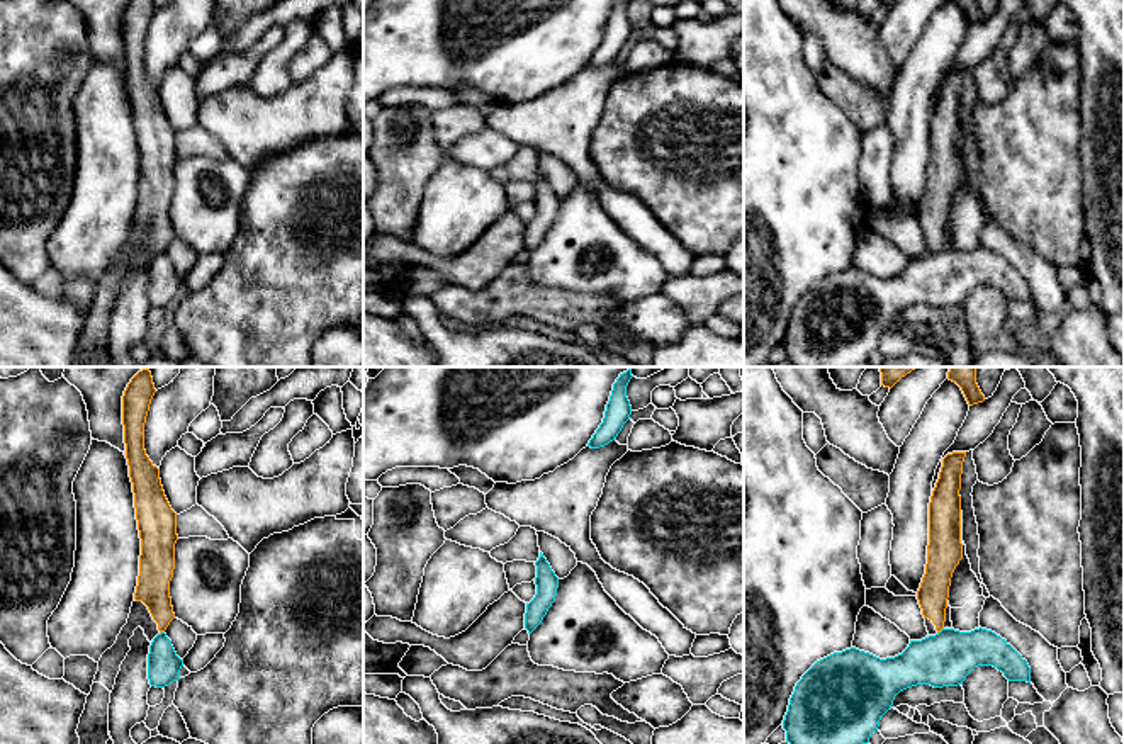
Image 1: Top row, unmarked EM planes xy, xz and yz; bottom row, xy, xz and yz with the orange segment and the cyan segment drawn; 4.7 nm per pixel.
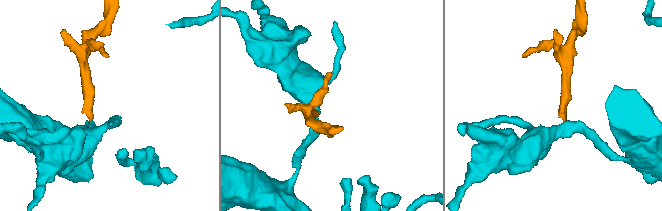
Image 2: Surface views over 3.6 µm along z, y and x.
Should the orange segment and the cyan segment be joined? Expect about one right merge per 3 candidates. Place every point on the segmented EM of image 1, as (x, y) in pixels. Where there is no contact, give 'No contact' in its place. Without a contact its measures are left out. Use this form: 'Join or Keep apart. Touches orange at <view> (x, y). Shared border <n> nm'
Keep apart. Touches orange at yz (941, 629). Shared border 50 nm

